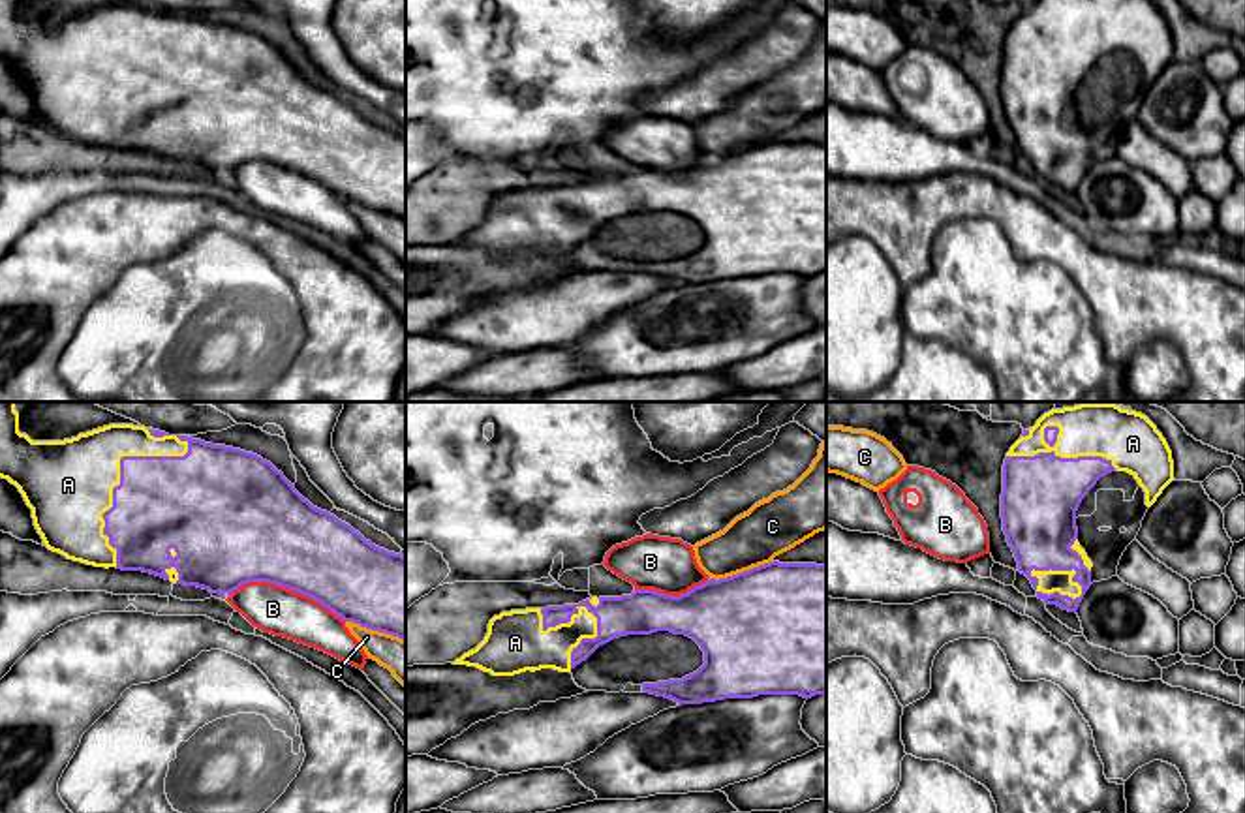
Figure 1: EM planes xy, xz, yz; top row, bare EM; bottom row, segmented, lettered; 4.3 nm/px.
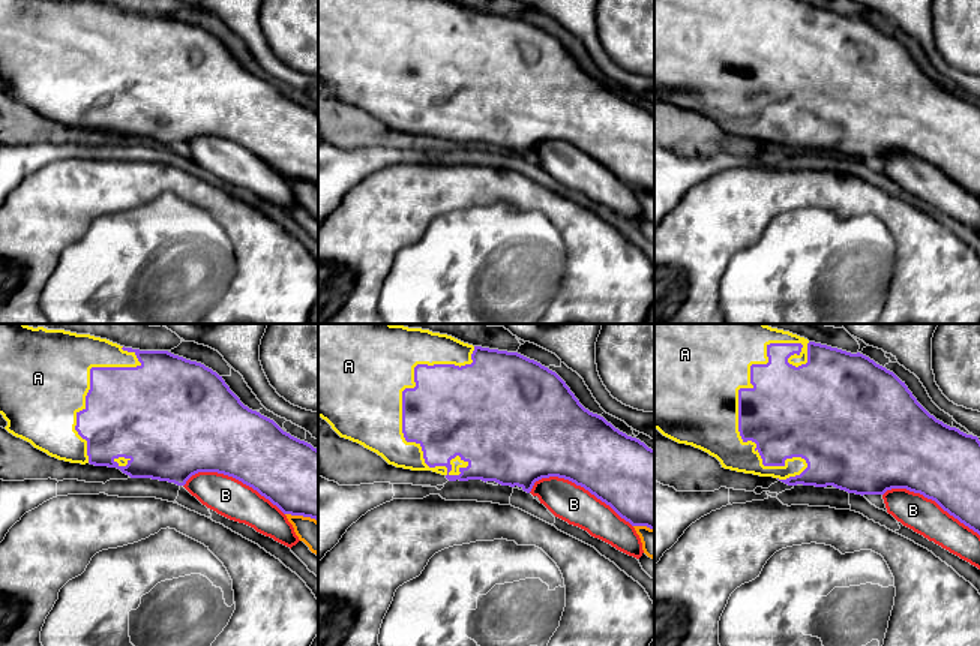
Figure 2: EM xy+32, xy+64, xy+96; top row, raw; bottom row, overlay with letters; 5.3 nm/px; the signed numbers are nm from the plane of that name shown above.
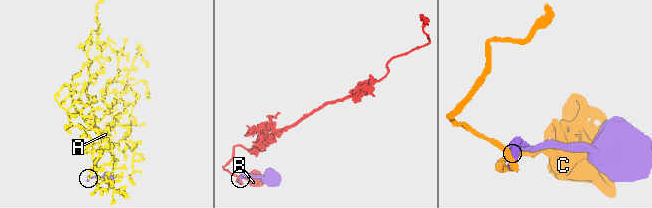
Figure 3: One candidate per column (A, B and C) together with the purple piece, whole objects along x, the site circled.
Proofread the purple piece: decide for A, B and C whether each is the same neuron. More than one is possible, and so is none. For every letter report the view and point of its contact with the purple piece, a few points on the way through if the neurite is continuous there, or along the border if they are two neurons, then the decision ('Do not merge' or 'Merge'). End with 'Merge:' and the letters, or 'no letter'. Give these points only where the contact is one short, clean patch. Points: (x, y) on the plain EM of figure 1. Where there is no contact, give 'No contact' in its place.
A: Touches purple at xy (121, 53). Merge
B: Touches purple at xy (288, 168). Do not merge
C: Touches purple at xz (744, 151). Do not merge
Merge: A

